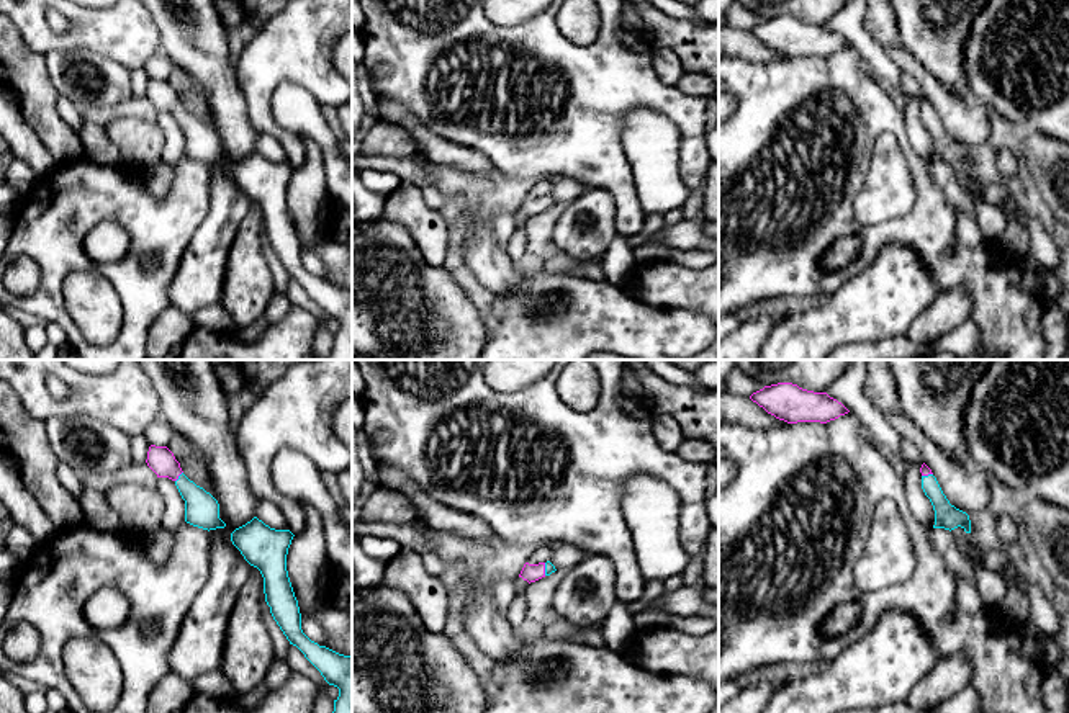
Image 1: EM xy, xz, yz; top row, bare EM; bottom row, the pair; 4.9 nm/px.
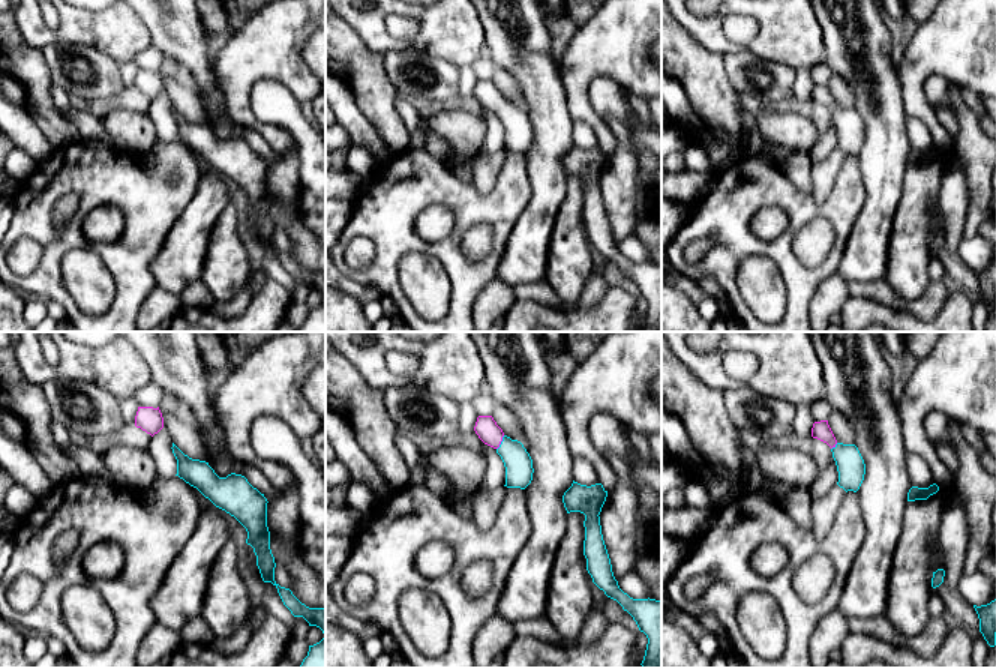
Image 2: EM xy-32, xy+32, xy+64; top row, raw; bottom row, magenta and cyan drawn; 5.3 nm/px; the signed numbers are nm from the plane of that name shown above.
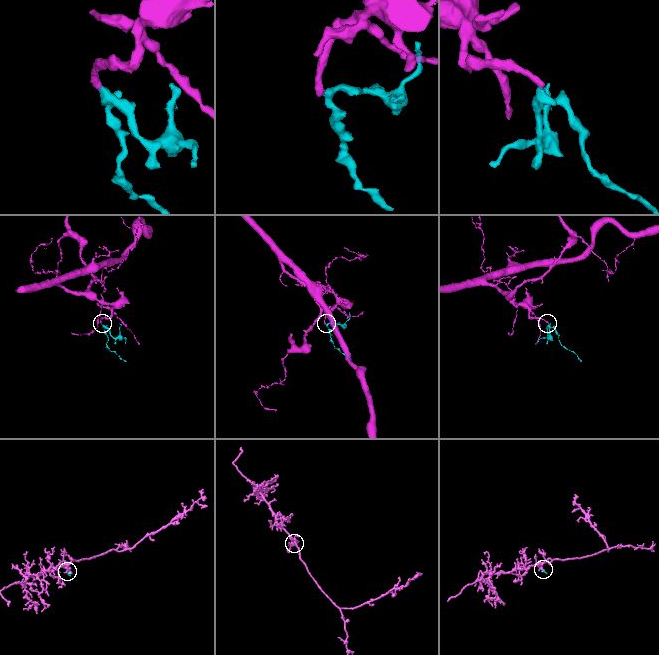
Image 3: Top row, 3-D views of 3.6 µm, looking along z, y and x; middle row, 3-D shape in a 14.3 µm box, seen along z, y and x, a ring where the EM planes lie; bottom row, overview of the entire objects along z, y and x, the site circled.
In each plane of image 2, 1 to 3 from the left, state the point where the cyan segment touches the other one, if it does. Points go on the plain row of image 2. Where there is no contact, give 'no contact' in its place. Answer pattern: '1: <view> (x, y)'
1: no contact
2: xy+32 (500, 107)
3: xy+64 (834, 110)

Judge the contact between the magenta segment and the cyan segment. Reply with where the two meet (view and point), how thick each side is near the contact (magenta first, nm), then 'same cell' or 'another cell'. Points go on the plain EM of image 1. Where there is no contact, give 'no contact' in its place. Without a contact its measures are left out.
xy (179, 108) | 140/170 nm | same cell

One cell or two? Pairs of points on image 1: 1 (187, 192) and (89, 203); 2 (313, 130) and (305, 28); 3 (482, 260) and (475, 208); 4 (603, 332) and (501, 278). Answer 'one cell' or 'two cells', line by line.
1: one cell
2: two cells
3: one cell
4: two cells

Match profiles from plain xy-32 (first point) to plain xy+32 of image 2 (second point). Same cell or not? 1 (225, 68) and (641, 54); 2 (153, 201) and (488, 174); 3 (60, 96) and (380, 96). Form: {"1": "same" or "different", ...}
{"1": "same", "2": "different", "3": "different"}

